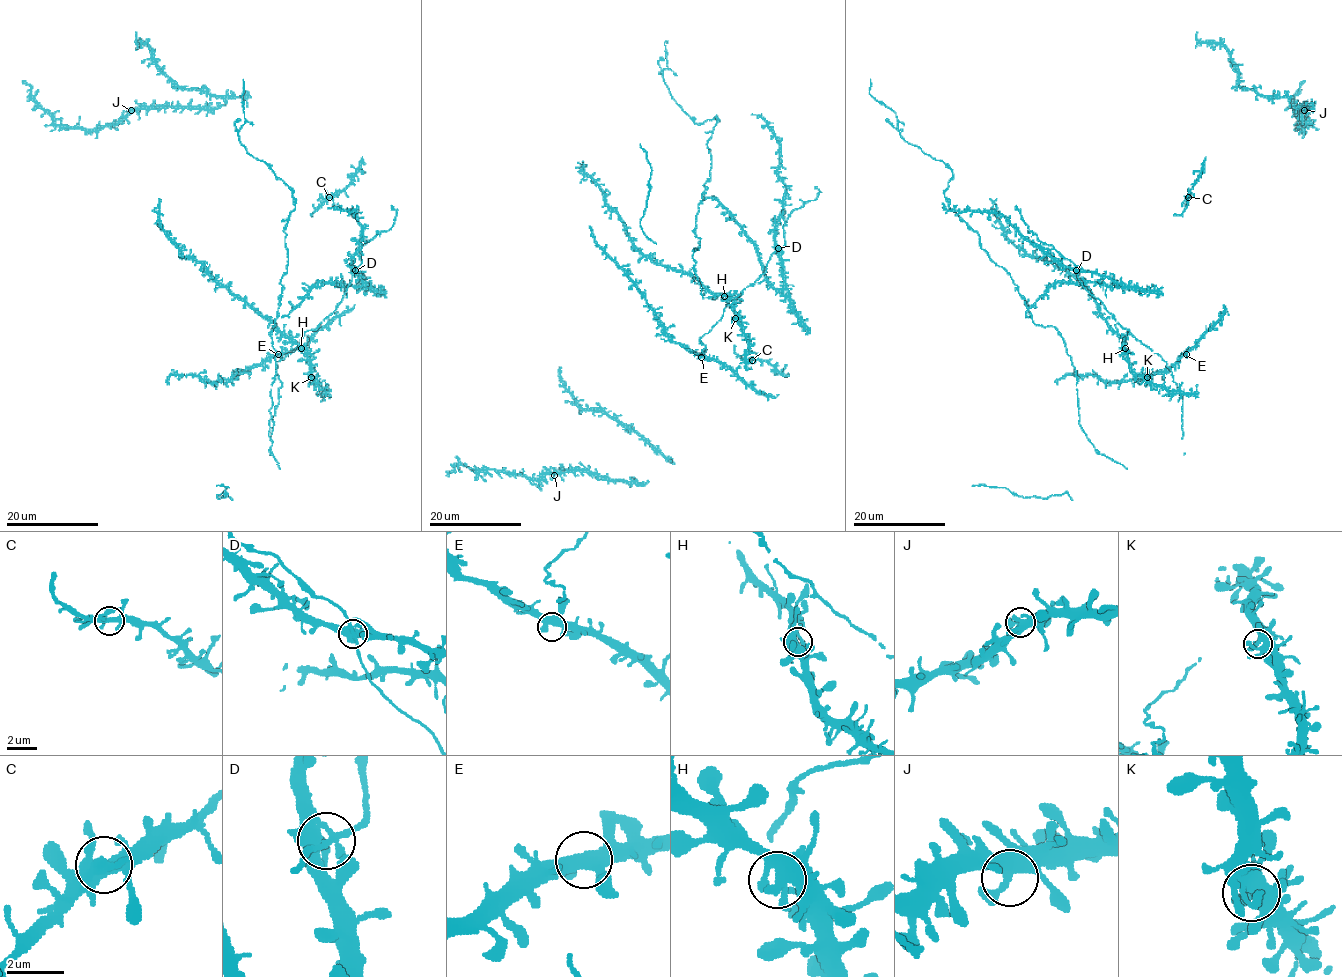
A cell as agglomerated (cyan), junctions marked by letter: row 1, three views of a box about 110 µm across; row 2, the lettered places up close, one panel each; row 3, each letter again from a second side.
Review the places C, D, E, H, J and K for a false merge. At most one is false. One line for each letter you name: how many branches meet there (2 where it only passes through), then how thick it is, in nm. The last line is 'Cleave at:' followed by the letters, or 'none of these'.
Cleave at: none of these

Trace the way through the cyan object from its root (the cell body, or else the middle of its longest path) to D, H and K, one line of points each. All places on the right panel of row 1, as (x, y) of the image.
D: (1152, 284), (1149, 288), (1140, 288), (1076, 270)
H: (1152, 284), (1140, 288), (1077, 272), (1081, 284), (1128, 330), (1125, 348)
K: (1152, 284), (1140, 288), (1077, 272), (1081, 284), (1128, 330), (1123, 353), (1129, 366), (1147, 377)

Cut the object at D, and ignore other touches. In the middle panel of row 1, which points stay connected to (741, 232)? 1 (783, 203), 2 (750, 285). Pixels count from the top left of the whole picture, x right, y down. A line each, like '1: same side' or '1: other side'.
1: same side
2: other side

